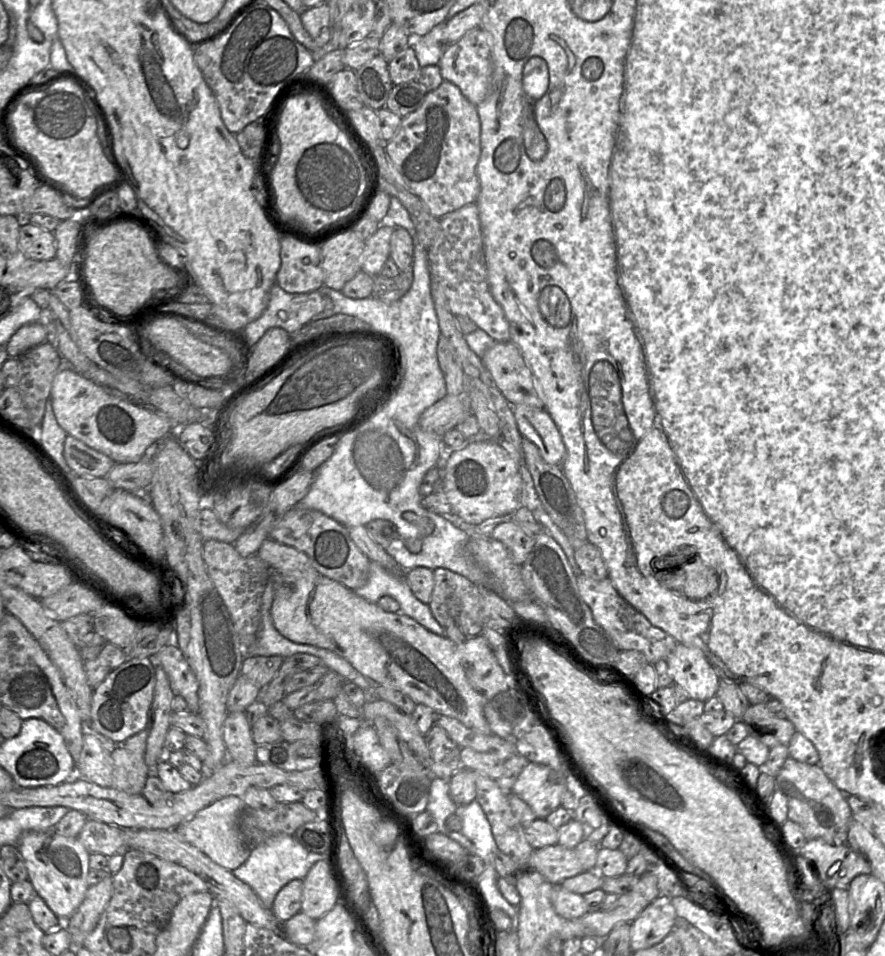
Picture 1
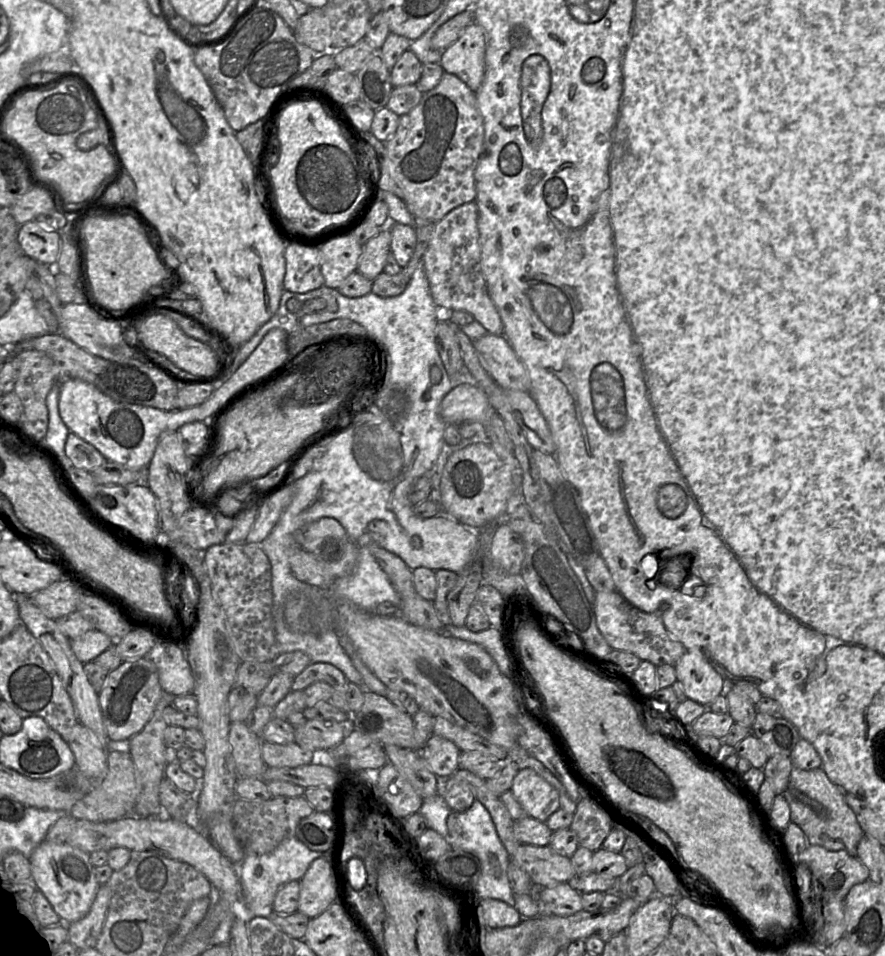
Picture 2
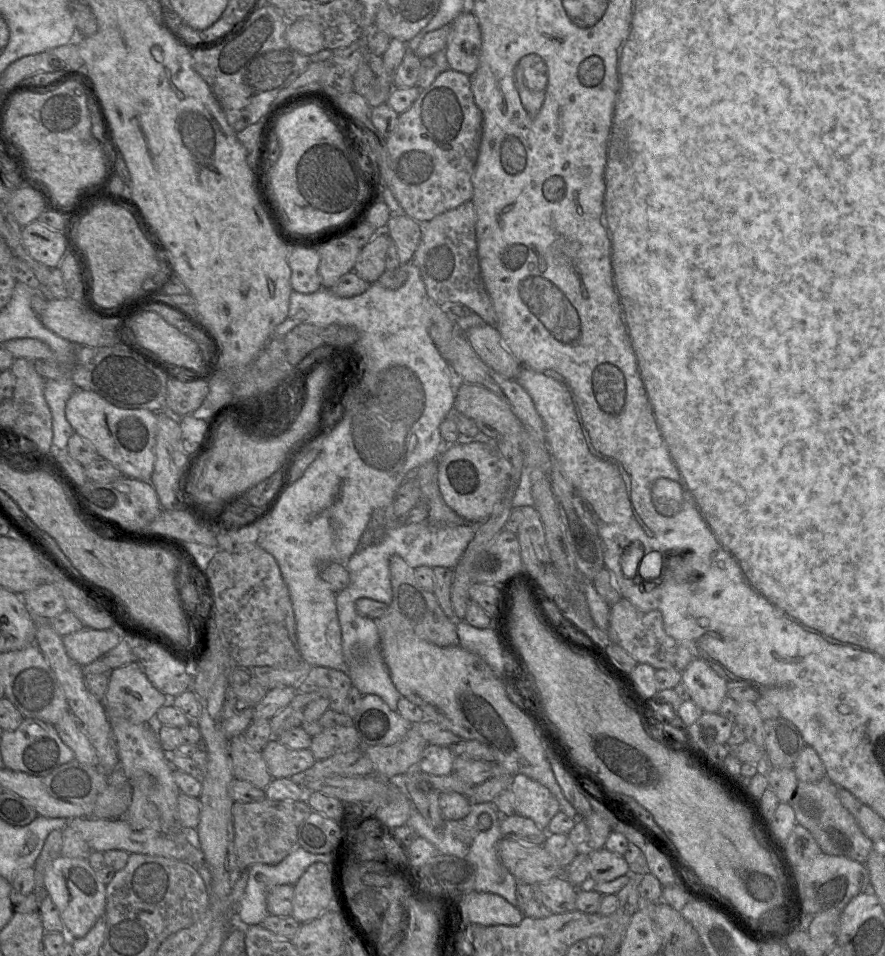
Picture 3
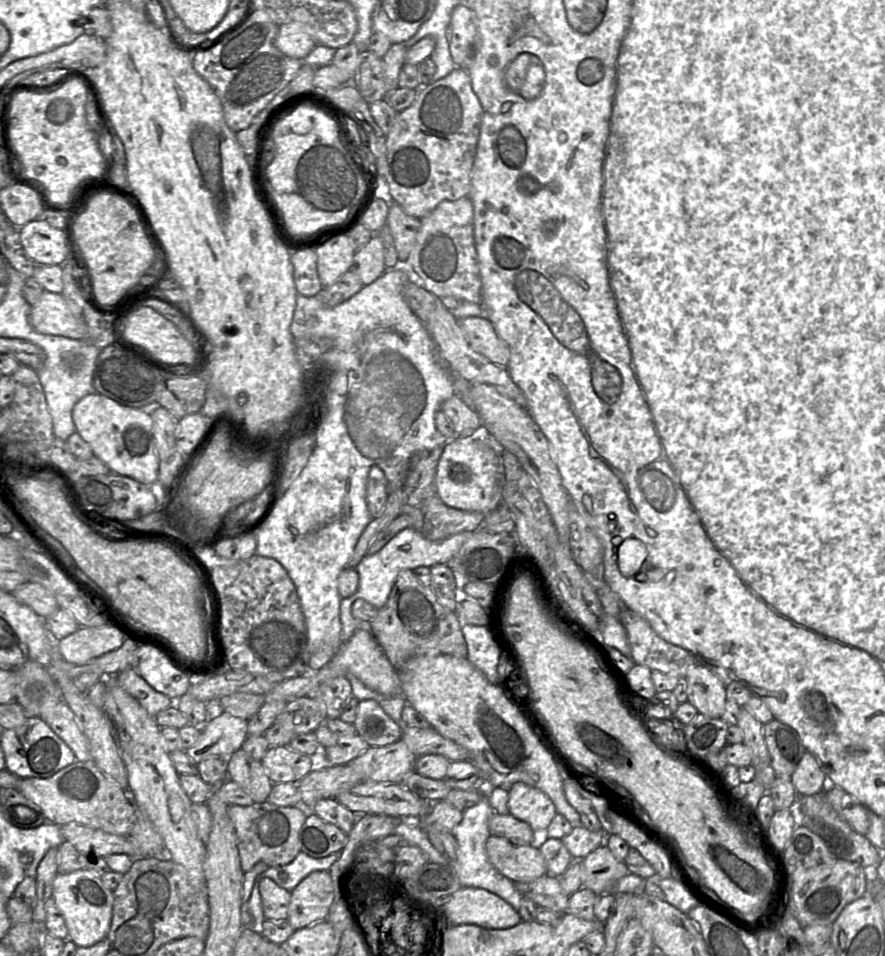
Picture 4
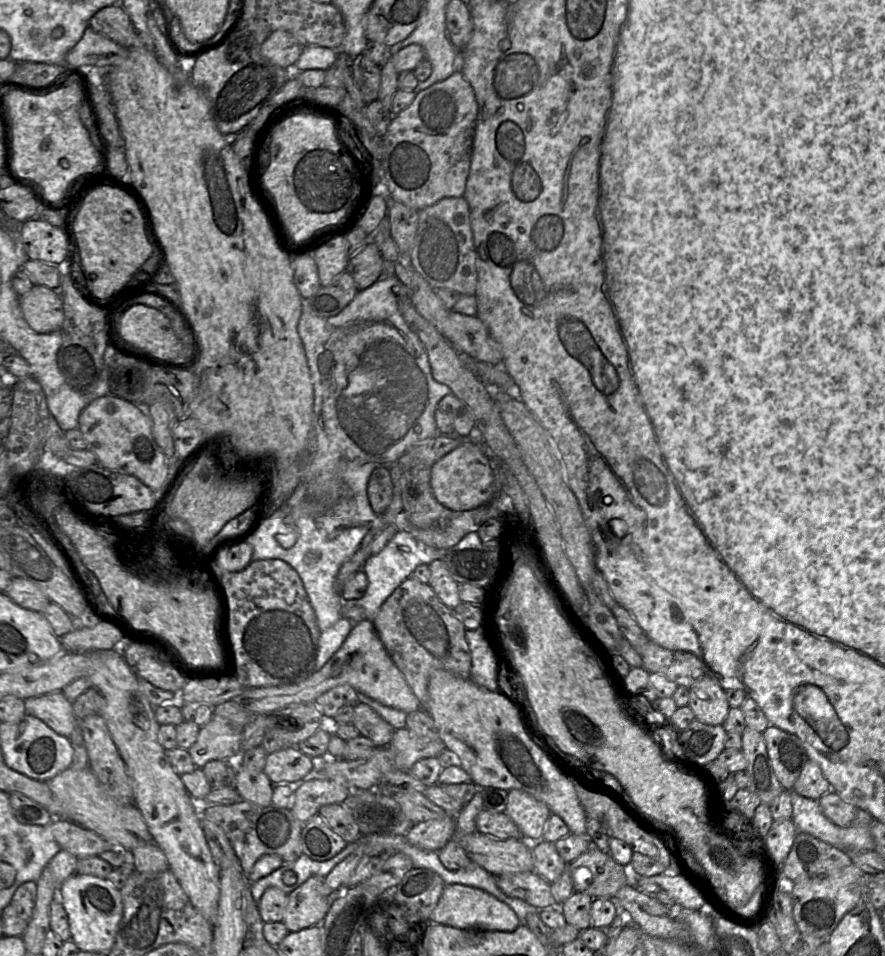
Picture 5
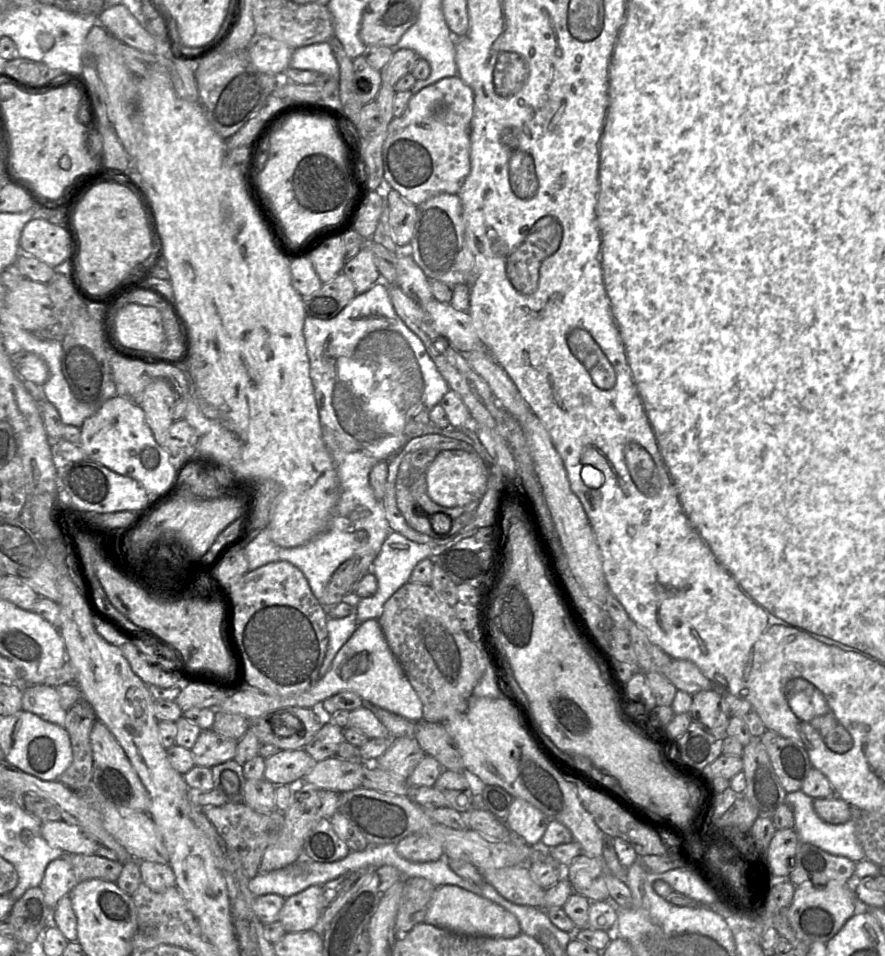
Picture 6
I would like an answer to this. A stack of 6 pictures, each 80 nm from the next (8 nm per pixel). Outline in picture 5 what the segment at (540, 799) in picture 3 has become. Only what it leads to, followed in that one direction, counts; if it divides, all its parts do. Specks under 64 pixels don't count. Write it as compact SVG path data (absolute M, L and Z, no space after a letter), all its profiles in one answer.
M518 789L508 791L504 813L519 827L523 839L530 843L542 839L546 823L552 815L544 803Z

